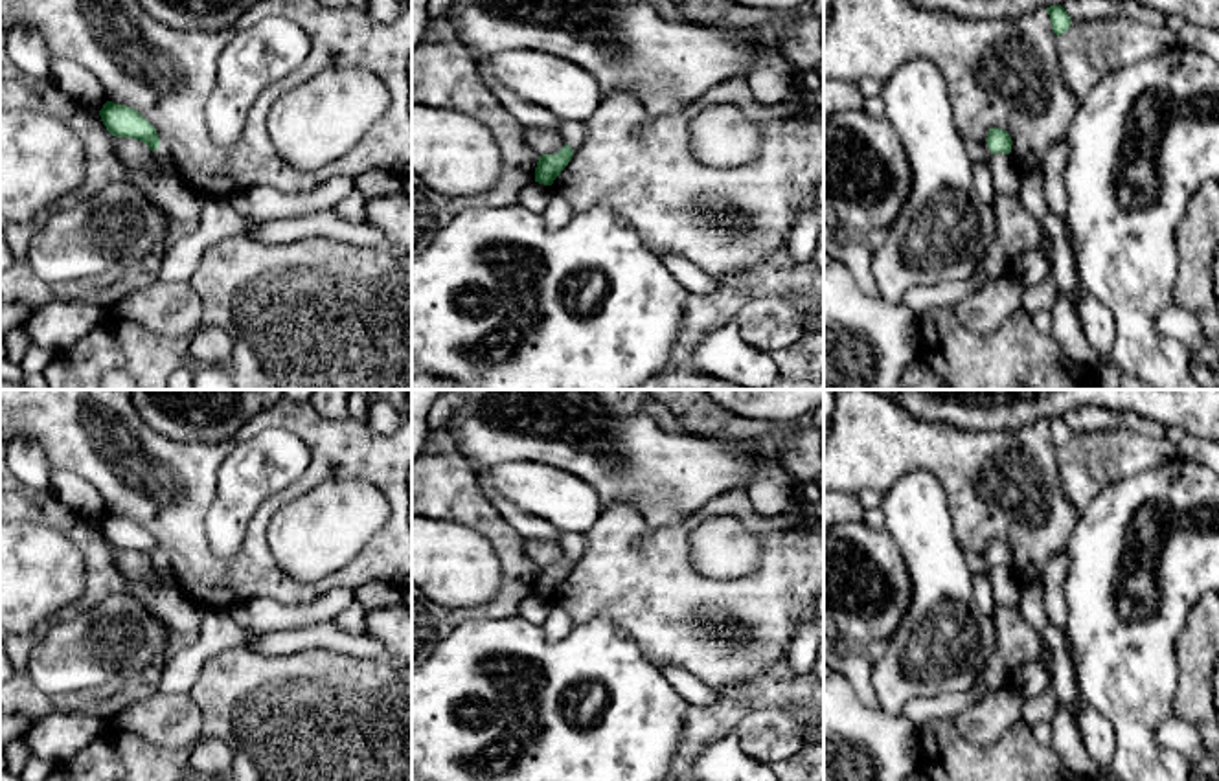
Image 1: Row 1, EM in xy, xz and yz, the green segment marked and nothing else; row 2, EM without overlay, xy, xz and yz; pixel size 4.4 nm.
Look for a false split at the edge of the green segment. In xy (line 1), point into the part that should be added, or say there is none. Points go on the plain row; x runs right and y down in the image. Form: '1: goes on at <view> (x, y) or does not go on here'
1: goes on at xy (164, 568)

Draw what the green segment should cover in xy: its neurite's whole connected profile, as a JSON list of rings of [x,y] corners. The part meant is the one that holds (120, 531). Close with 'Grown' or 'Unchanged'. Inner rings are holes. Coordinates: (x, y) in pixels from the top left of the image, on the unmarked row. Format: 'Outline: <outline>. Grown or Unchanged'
Outline: [[[107,513],[99,522],[101,533],[112,548],[143,553],[165,584],[175,584],[175,572],[167,559],[160,557],[156,540],[134,520]]]. Grown

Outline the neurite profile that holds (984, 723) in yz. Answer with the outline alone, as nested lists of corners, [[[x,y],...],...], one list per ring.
[[[1011,684],[1000,685],[962,711],[954,719],[956,728],[969,742],[993,748],[1022,719],[1022,704],[1022,695]]]

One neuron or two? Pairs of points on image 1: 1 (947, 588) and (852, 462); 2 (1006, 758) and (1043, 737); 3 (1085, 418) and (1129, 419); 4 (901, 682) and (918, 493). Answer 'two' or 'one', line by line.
1: two
2: two
3: one
4: one

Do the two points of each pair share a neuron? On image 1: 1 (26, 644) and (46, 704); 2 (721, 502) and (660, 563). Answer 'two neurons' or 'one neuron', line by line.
1: one neuron
2: one neuron

